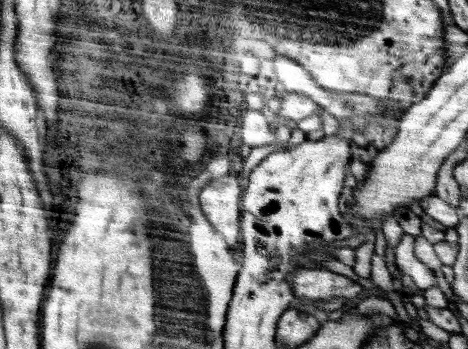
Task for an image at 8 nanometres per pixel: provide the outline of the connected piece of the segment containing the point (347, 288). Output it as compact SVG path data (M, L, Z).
M318 267L317 269L298 270L292 274L294 298L330 300L330 298L354 298L362 286L344 275Z

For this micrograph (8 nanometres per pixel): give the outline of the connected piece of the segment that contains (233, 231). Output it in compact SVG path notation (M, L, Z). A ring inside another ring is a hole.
M229 175L212 181L204 188L199 200L210 222L236 250L240 247L240 194L242 190L238 186L238 180Z

